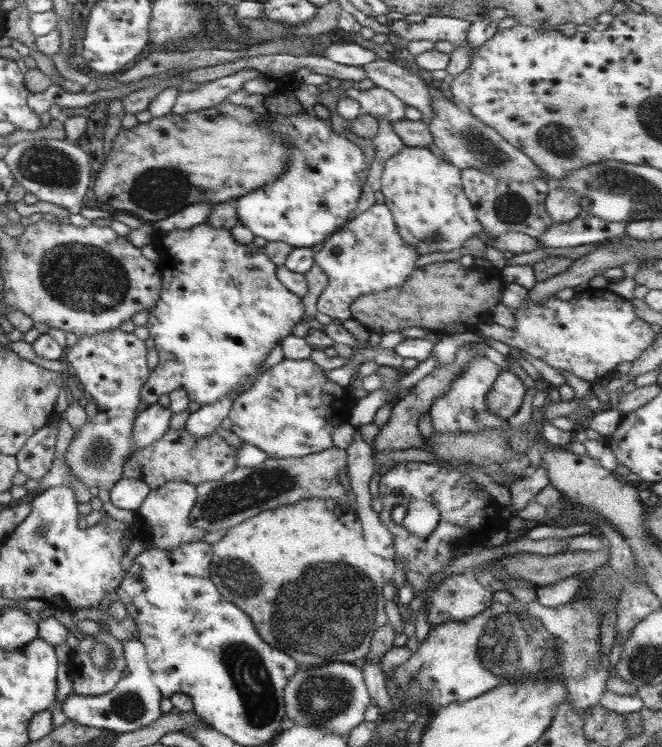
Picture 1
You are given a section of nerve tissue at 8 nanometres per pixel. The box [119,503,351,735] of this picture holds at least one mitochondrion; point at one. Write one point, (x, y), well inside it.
(245, 668)

